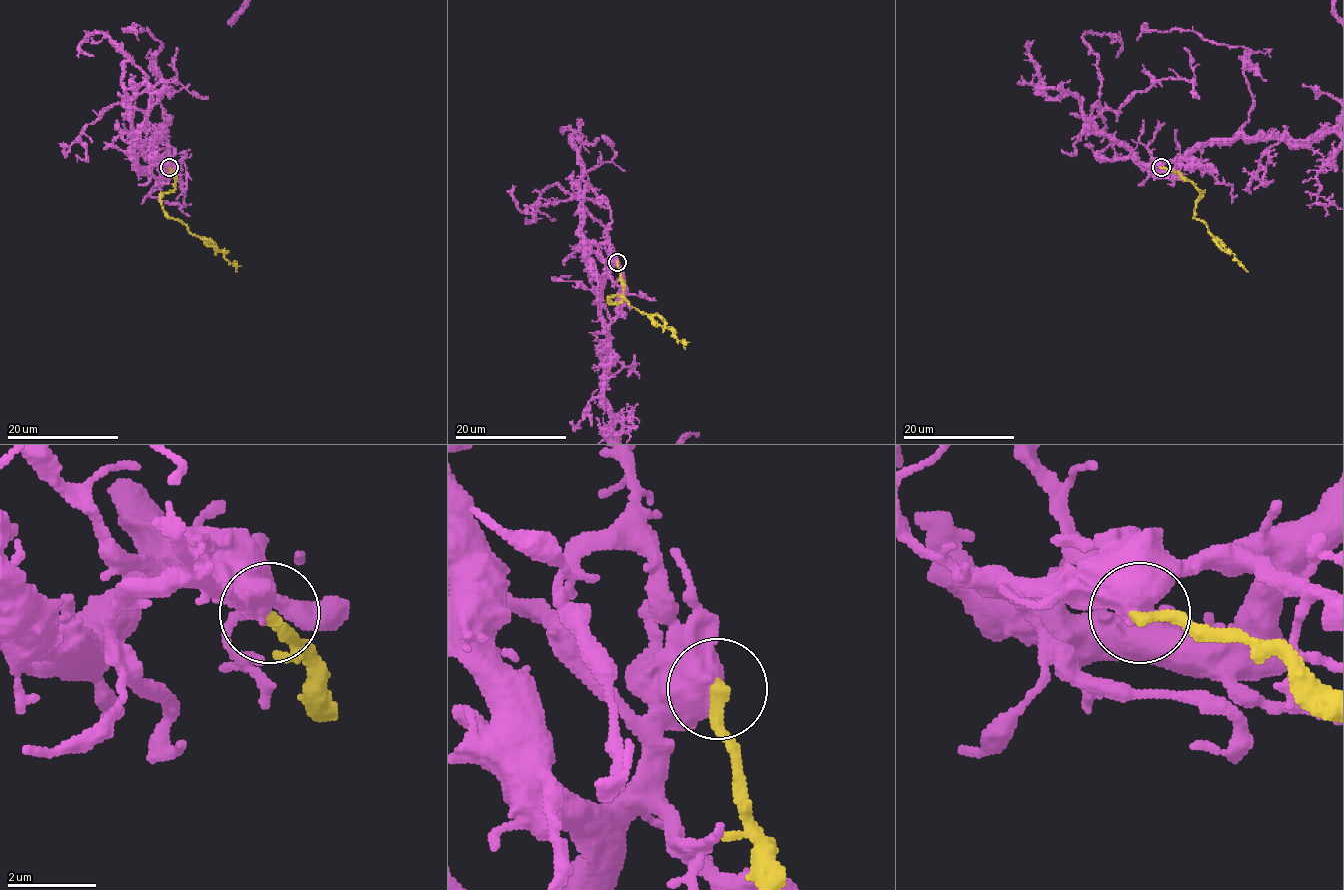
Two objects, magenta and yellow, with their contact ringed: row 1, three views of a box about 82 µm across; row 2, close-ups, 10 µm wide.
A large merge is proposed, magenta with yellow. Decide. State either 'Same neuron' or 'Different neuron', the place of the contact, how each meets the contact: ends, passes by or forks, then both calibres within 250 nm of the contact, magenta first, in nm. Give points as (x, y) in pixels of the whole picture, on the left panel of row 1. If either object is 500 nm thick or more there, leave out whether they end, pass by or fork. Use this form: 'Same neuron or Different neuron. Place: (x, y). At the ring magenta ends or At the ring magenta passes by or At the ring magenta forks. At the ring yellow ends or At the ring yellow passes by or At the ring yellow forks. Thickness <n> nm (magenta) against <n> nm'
Different neuron. Place: (169, 167). Thickness 700 nm (magenta) against 300 nm

